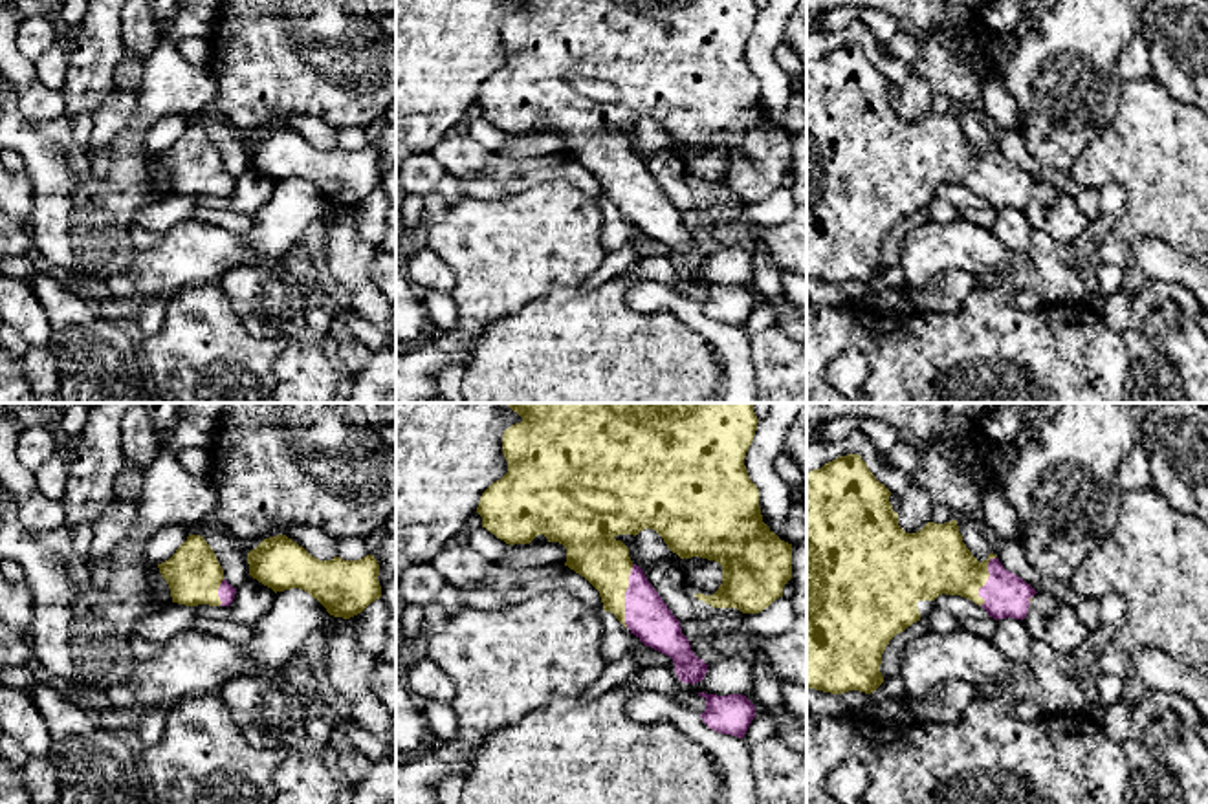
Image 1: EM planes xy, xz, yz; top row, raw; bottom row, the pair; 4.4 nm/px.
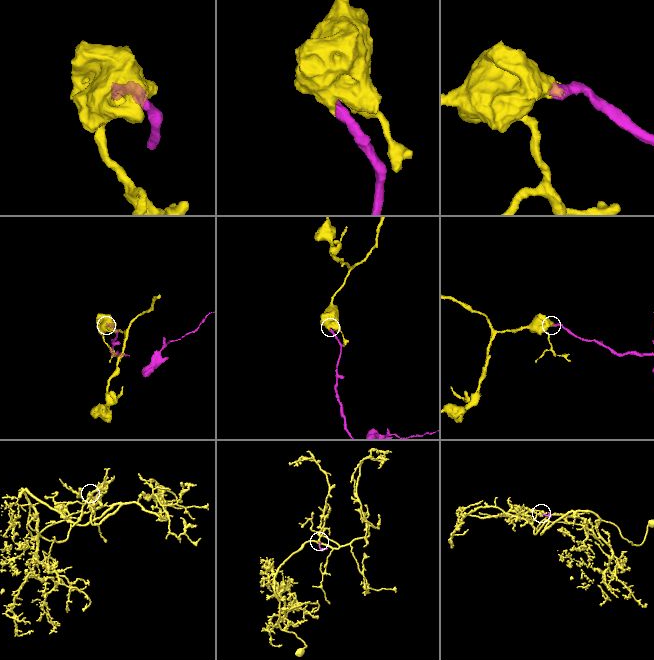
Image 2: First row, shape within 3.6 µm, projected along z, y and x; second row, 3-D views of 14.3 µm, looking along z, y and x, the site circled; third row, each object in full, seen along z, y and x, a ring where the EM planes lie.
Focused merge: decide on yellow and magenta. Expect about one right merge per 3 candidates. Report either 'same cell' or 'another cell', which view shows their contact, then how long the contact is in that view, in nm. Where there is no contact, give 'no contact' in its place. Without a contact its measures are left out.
same cell; contact in xz; length 280 nm

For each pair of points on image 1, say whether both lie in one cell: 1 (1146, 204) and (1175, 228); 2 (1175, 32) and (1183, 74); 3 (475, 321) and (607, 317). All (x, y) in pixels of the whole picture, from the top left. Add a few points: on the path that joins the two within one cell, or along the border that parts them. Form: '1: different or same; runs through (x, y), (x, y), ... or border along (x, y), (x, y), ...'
1: same; runs through (1153, 206), (1168, 220)
2: same; runs through (1183, 43), (1183, 63)
3: different; border along (534, 299), (494, 321), (472, 356)

